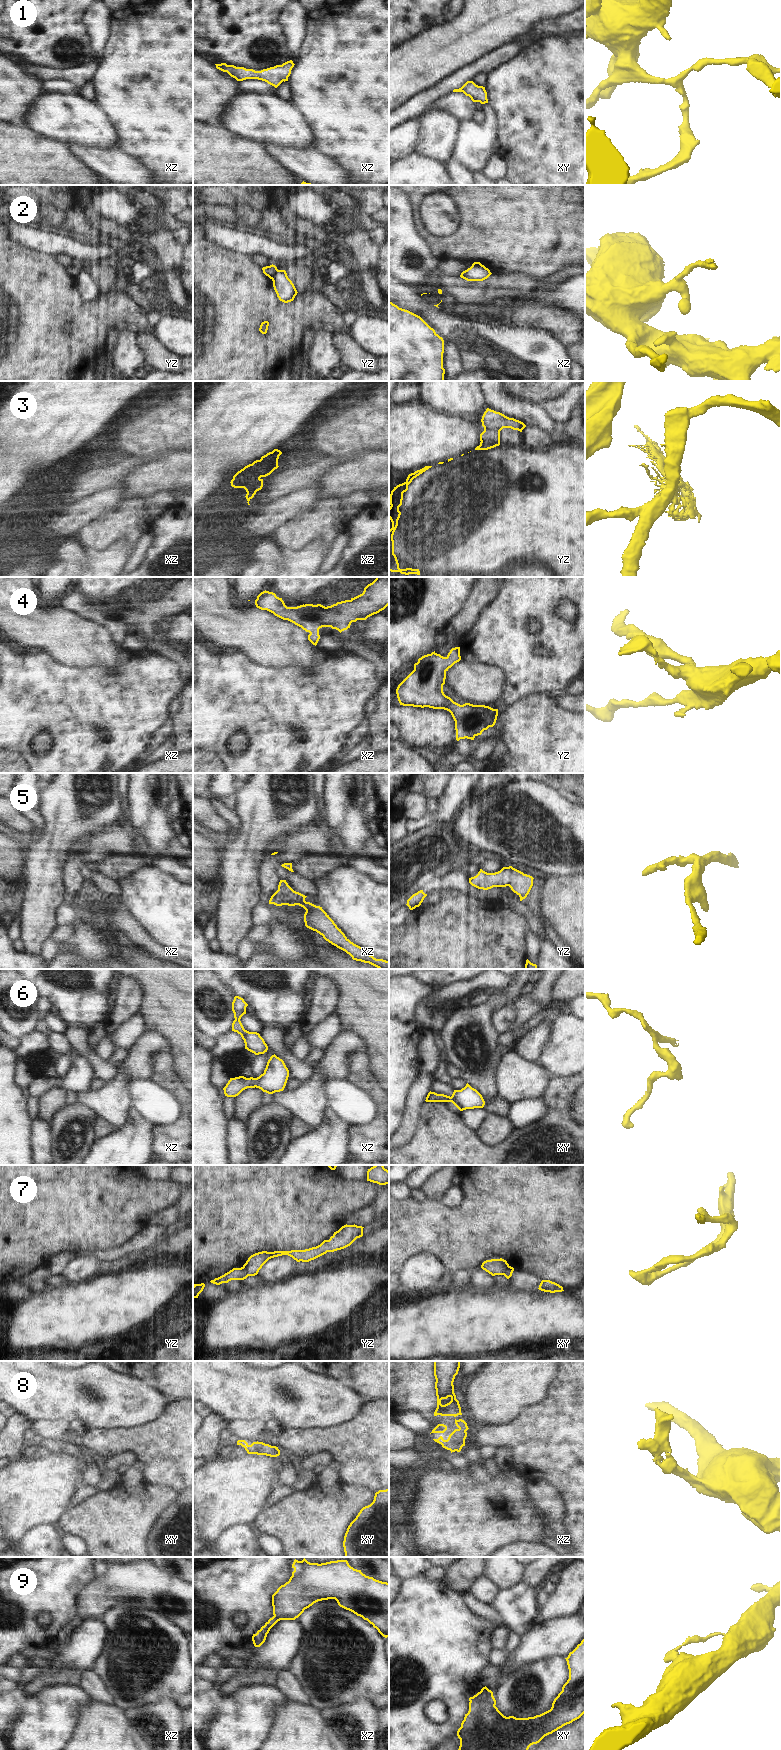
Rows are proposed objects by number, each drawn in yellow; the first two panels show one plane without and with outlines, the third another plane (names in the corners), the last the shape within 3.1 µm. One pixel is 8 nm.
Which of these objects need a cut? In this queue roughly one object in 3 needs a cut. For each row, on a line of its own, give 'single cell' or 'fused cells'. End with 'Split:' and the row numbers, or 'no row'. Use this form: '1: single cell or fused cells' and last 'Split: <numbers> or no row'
1: single cell
2: fused cells
3: fused cells
4: single cell
5: single cell
6: single cell
7: fused cells
8: single cell
9: fused cells
Split: 2, 3, 7, 9

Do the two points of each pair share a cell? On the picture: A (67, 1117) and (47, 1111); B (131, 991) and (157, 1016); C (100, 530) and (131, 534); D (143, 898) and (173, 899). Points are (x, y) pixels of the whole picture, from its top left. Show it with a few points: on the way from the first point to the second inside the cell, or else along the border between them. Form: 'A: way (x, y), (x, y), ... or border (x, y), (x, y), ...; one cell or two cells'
A: border (73, 1098), (55, 1114), (49, 1124); two cells
B: border (133, 979), (142, 990), (140, 1009); two cells
C: way (108, 530), (123, 530); one cell
D: way (150, 898), (166, 899); one cell

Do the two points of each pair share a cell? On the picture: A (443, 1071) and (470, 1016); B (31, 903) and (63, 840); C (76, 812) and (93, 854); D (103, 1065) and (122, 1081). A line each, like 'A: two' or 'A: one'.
A: two
B: one
C: two
D: two

